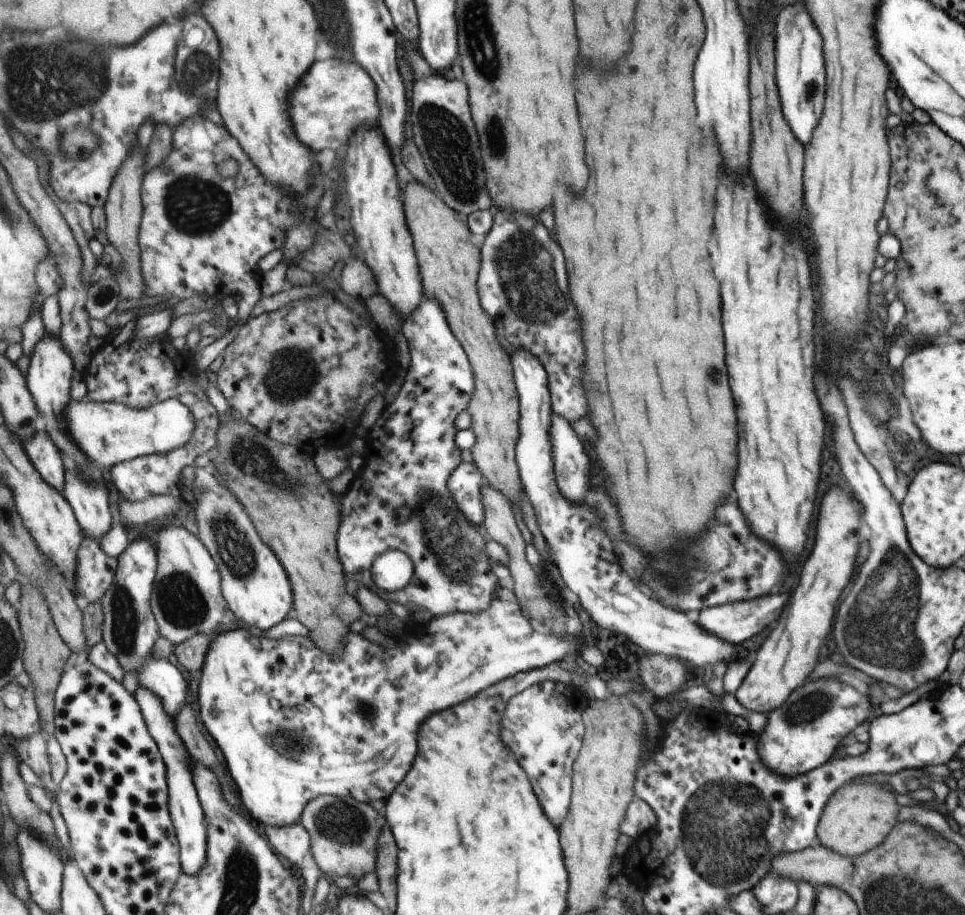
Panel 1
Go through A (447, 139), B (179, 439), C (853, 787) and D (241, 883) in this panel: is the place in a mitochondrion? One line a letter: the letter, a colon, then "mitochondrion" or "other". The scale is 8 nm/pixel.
A: mitochondrion
B: other
C: other
D: mitochondrion

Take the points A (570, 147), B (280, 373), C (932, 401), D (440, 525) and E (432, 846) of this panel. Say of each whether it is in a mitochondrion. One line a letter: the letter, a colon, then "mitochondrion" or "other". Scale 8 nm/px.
A: other
B: mitochondrion
C: mitochondrion
D: mitochondrion
E: other

